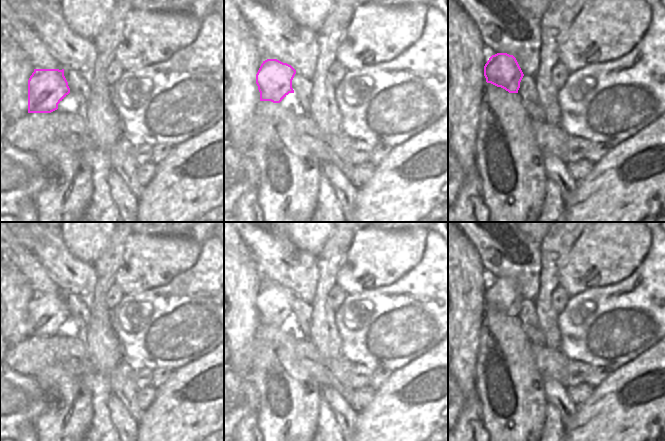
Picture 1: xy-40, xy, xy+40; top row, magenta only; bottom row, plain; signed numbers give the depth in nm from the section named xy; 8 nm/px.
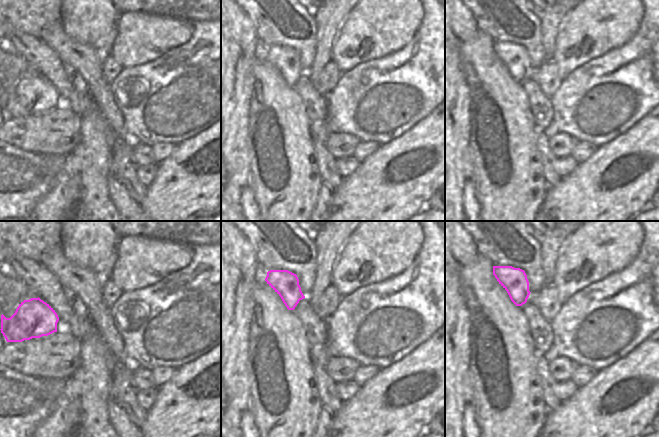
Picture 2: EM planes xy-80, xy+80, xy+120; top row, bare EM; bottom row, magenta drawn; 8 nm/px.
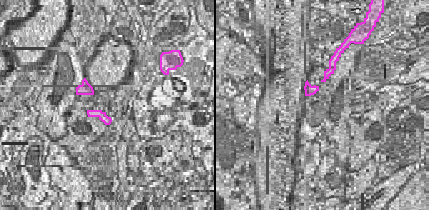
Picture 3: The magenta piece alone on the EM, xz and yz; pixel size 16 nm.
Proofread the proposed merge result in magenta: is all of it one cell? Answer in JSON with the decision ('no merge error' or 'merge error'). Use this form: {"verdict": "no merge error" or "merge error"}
{"verdict": "no merge error"}

